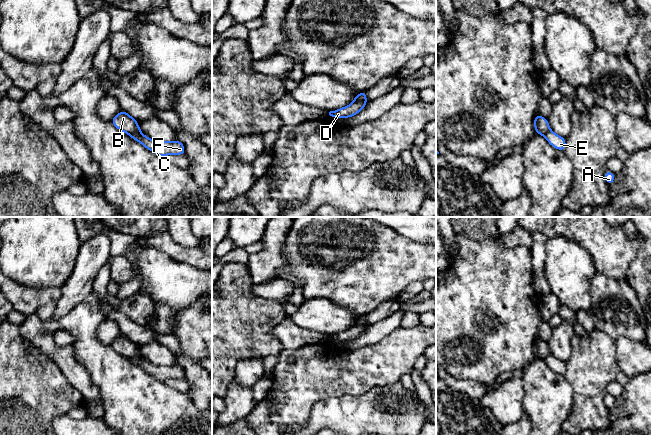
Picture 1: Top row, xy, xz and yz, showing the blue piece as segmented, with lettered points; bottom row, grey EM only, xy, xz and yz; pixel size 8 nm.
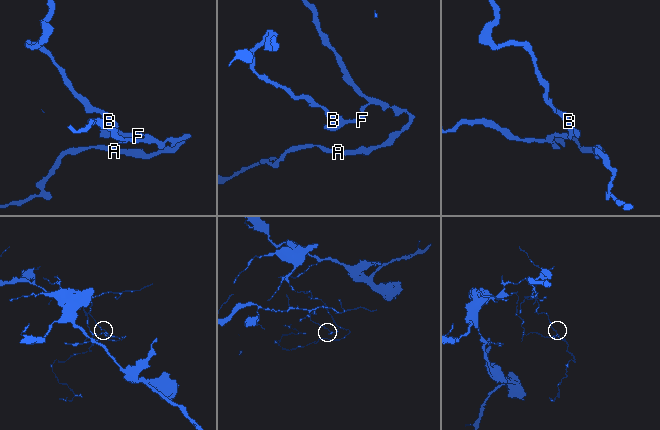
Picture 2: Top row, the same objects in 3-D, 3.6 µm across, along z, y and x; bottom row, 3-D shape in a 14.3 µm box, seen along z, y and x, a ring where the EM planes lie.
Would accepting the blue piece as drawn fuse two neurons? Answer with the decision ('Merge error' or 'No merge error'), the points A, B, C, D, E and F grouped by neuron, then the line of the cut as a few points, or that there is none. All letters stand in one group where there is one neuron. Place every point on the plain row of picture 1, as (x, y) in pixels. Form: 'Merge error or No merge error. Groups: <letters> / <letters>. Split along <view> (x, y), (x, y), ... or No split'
Merge error. Groups: A C D E F / B. Split along xz (366, 324), (353, 326)

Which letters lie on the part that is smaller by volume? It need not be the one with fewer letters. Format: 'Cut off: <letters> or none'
Cut off: B

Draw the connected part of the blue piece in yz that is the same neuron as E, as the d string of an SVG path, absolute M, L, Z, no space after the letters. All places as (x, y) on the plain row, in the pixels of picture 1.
M549 354L544 361L548 365L548 367L553 370L555 373L560 375L565 375L566 372L566 362L561 361L554 357L553 355Z

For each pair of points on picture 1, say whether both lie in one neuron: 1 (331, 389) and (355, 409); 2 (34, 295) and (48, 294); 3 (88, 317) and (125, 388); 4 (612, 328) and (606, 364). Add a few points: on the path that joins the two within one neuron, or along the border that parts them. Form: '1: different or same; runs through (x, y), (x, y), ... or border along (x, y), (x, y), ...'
1: different; border along (363, 393), (358, 396), (328, 397), (317, 402)
2: same; runs through (37, 295), (45, 295)
3: same; runs through (88, 335), (88, 343), (109, 370)
4: different; border along (594, 328), (602, 331), (614, 340)

